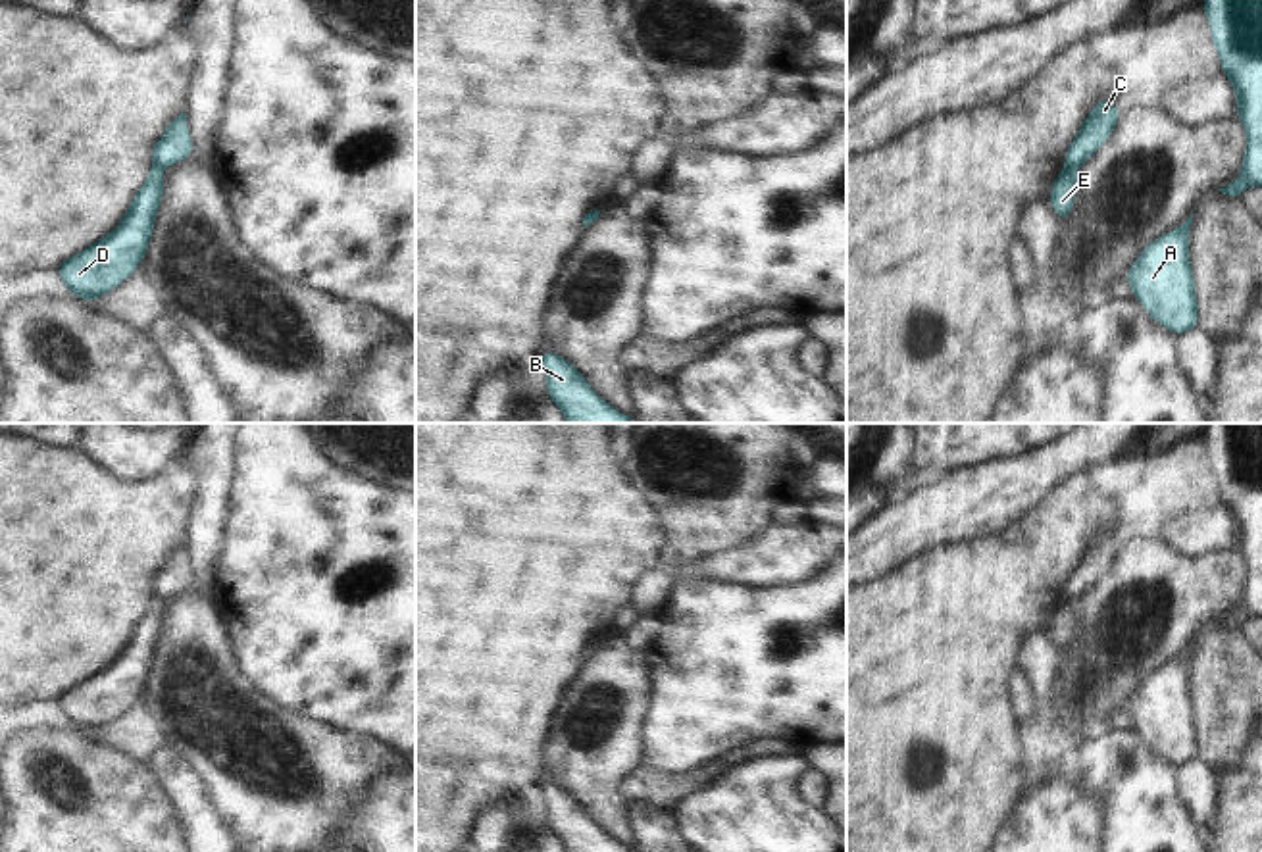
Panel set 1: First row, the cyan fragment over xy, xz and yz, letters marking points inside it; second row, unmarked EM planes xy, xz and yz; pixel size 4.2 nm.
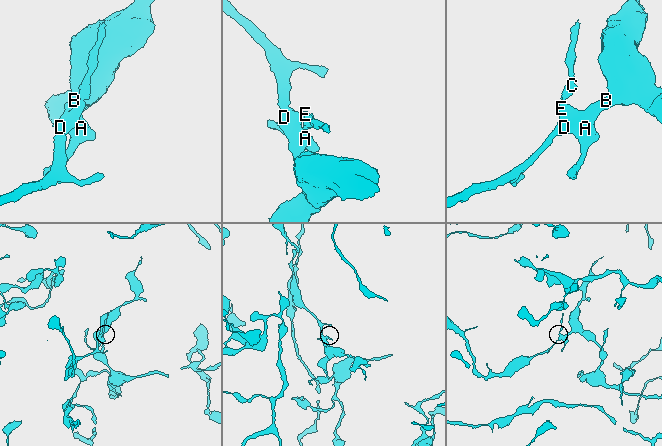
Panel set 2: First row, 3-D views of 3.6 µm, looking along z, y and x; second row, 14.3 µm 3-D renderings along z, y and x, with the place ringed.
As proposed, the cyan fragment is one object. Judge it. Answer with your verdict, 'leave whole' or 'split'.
split

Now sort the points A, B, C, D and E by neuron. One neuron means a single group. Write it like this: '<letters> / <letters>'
A B D E / C

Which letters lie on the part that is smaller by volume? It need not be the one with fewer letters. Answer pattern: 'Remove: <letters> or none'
Remove: C

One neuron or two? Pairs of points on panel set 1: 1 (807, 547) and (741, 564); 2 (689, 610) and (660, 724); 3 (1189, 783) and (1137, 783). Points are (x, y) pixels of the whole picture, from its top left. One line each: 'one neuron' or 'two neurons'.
1: one neuron
2: one neuron
3: two neurons

